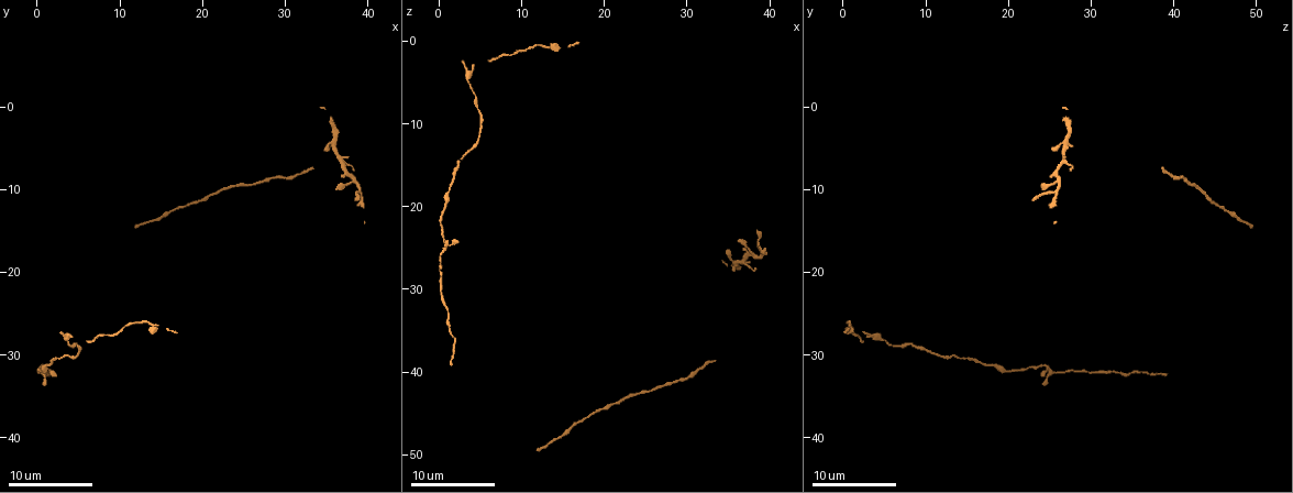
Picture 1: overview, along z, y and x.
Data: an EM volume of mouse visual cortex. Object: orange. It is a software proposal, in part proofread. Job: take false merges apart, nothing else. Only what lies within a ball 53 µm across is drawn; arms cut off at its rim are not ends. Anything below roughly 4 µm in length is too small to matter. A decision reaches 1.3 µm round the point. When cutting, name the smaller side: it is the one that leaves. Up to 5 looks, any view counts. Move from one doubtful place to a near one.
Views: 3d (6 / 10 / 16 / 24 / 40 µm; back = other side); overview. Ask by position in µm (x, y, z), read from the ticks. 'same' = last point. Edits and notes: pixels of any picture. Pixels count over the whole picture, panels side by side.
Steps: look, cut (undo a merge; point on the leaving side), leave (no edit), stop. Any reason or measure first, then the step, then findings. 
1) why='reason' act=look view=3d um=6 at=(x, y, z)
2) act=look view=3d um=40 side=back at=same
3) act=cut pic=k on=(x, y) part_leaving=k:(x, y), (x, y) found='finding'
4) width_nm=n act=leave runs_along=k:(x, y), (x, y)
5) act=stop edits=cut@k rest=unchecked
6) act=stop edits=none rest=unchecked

why='three arms meet' act=look view=3d um=10 at=(0.8, 31.2, 23.8)

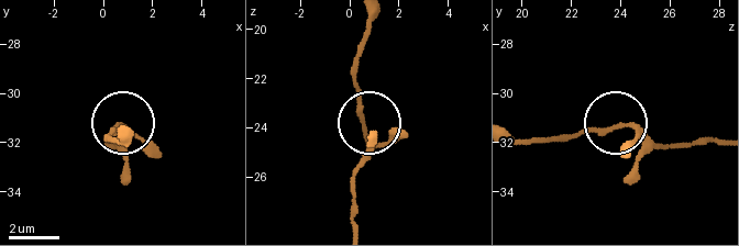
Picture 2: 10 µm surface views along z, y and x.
act=leave runs_along=2:(719, 140), (657, 145), (625, 124), (613, 124), (551, 140) found='continuous, no second neuron'

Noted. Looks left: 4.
why='thick turns thin' act=look view=3d um=10 at=(1.6, 31.4, 17.8)

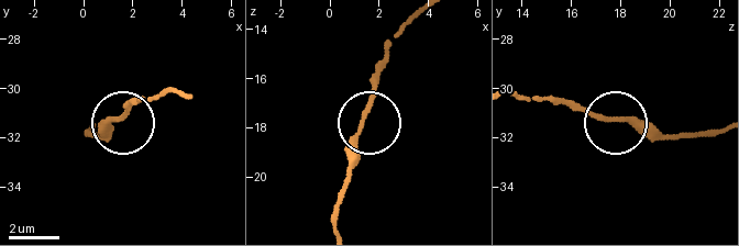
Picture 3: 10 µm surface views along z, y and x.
act=leave runs_along=3:(334, 223), (333, 211), (352, 147), (389, 48) found='one neuron here'

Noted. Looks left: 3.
why='calibre changes' act=look view=3d um=10 at=(5.0, 29.6, 10.4)

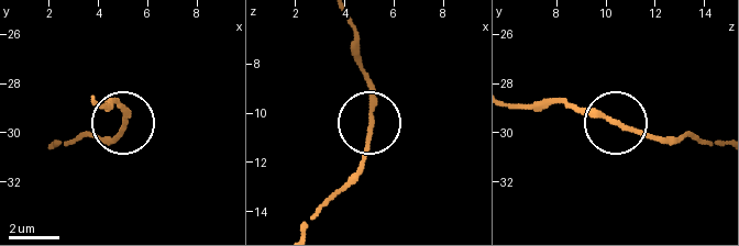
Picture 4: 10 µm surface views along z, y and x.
width_nm=170 act=leave runs_along=4:(716, 141), (646, 134), (553, 103) found='all the same neuron'

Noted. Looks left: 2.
act=stop edits=none rest=unchecked

